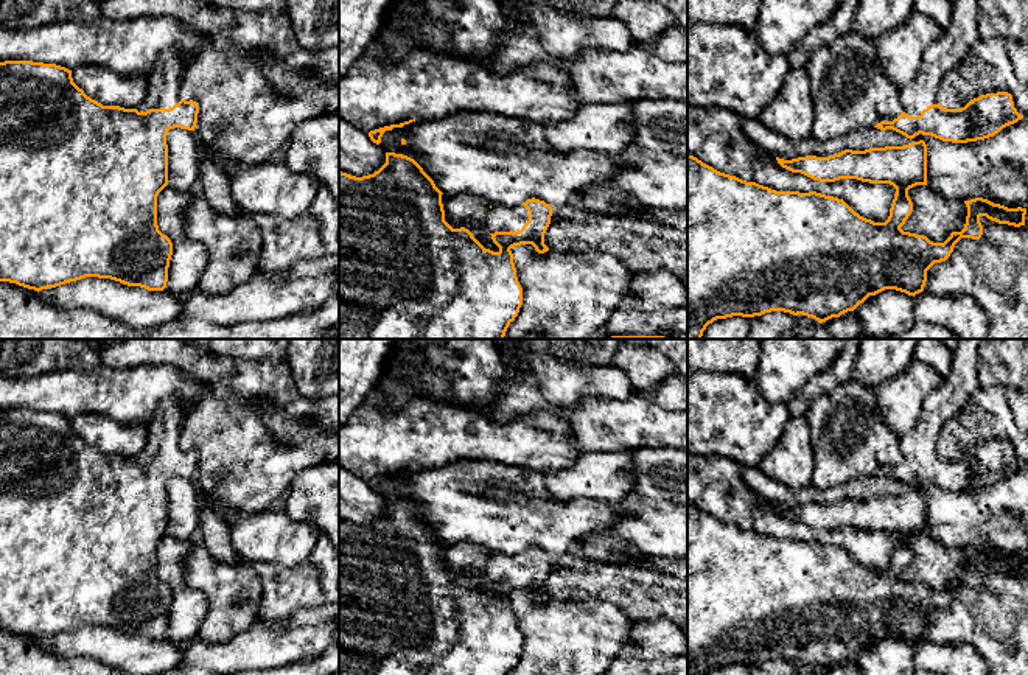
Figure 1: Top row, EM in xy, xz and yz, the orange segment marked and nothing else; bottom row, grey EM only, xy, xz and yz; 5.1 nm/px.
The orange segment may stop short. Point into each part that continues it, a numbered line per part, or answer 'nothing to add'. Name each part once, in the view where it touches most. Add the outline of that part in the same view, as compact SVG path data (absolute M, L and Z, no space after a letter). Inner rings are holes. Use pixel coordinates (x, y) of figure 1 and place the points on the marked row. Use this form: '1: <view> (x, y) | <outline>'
1: xz (501, 218) | M491 205L485 216L485 227L495 232L518 232L529 221L529 212L524 205Z

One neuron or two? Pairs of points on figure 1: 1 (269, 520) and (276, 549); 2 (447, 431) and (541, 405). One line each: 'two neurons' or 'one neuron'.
1: one neuron
2: two neurons

